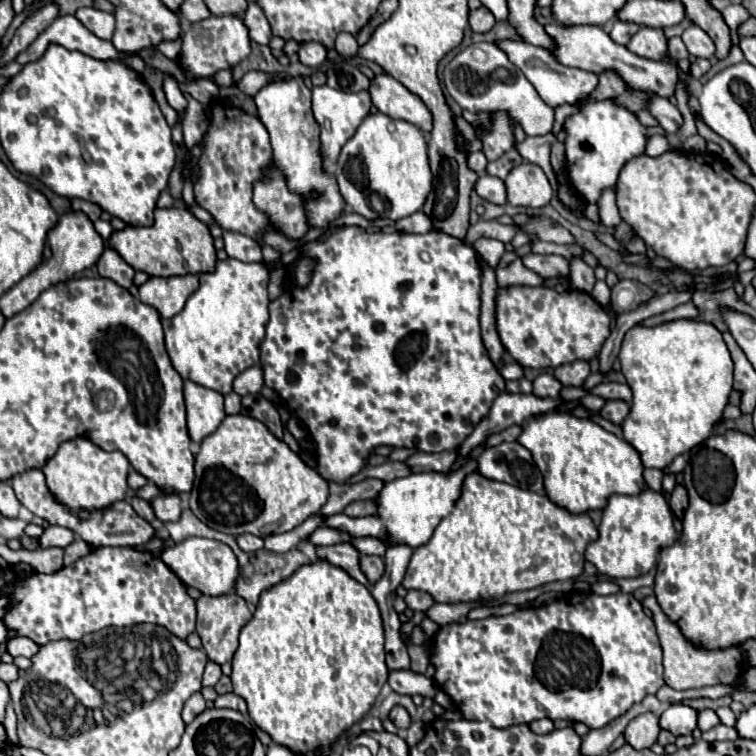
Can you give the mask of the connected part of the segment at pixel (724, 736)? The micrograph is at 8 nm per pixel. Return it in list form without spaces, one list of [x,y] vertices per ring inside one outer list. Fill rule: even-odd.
[[[717,725],[717,727],[703,733],[705,741],[733,741],[737,737],[739,737],[737,729],[735,727],[725,727],[725,725]]]

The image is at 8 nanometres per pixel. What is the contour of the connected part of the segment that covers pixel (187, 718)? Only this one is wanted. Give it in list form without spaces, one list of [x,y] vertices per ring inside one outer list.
[[[193,693],[189,699],[187,699],[187,703],[185,703],[185,707],[183,707],[183,721],[185,723],[191,723],[199,713],[203,713],[207,709],[207,705],[205,705],[205,699],[203,699],[203,695],[201,693]]]

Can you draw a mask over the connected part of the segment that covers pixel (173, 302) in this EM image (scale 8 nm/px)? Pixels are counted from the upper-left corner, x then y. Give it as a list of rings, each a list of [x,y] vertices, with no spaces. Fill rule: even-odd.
[[[197,275],[183,277],[149,277],[147,283],[139,287],[139,299],[159,311],[161,317],[177,315],[187,297],[199,287]]]

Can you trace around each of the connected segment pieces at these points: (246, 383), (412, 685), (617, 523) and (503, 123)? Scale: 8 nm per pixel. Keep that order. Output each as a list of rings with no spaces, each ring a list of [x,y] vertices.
[[[259,365],[249,367],[245,373],[241,373],[233,381],[233,391],[237,395],[247,395],[247,393],[259,393],[263,387],[263,371]]]
[[[389,671],[389,685],[399,695],[433,697],[437,691],[433,679],[427,679],[425,675],[413,671]]]
[[[645,489],[639,495],[611,495],[599,525],[599,539],[589,543],[585,549],[585,559],[591,561],[599,573],[609,577],[639,577],[649,573],[661,549],[673,545],[677,539],[673,527],[673,515],[667,499],[653,491]]]
[[[494,111],[492,113],[493,125],[491,130],[487,133],[476,130],[477,137],[483,143],[483,153],[487,155],[489,161],[501,157],[501,155],[514,147],[513,127],[517,125],[509,117],[508,113],[502,111]]]

